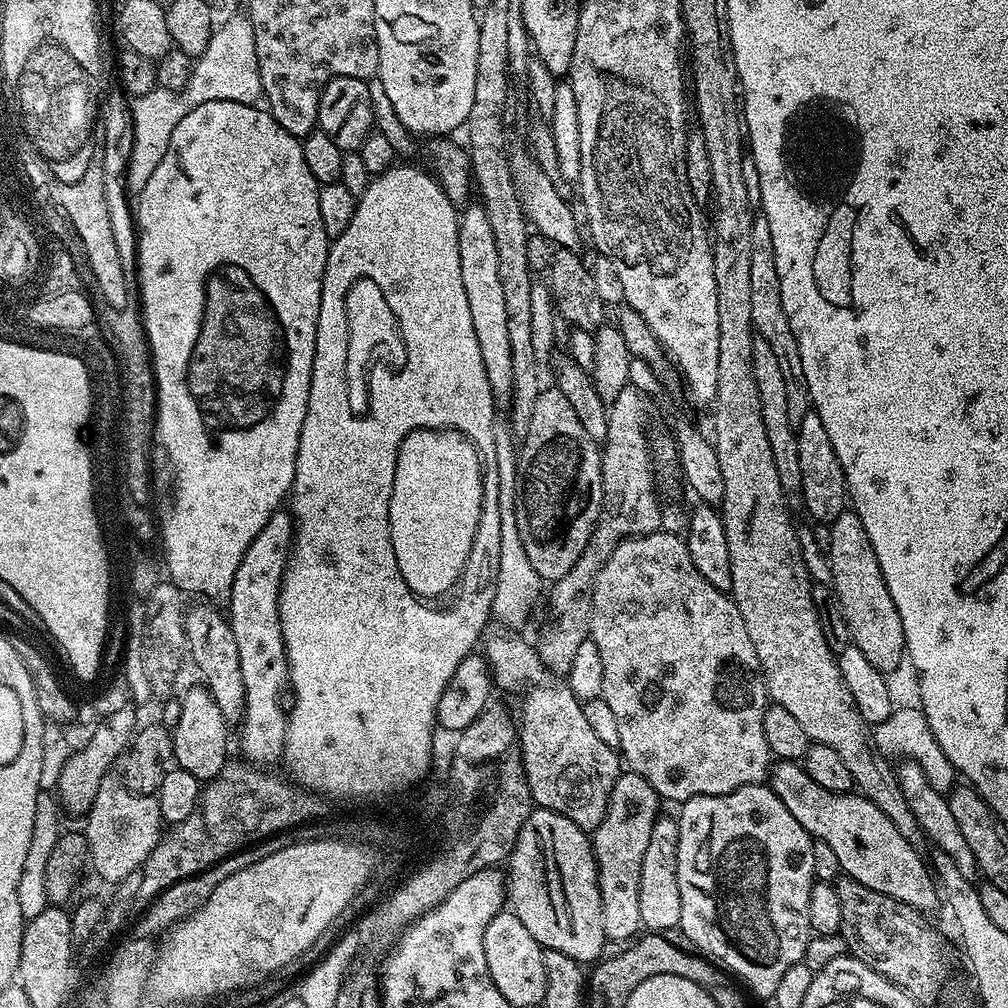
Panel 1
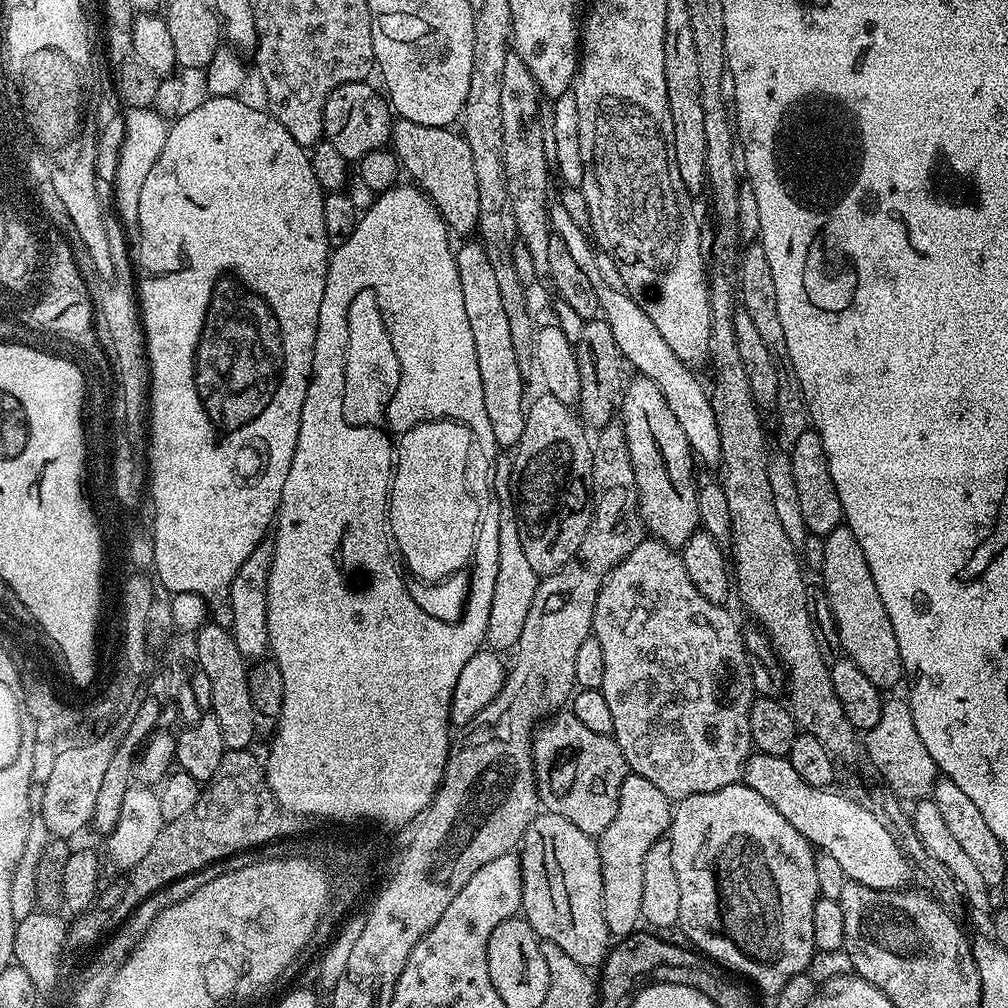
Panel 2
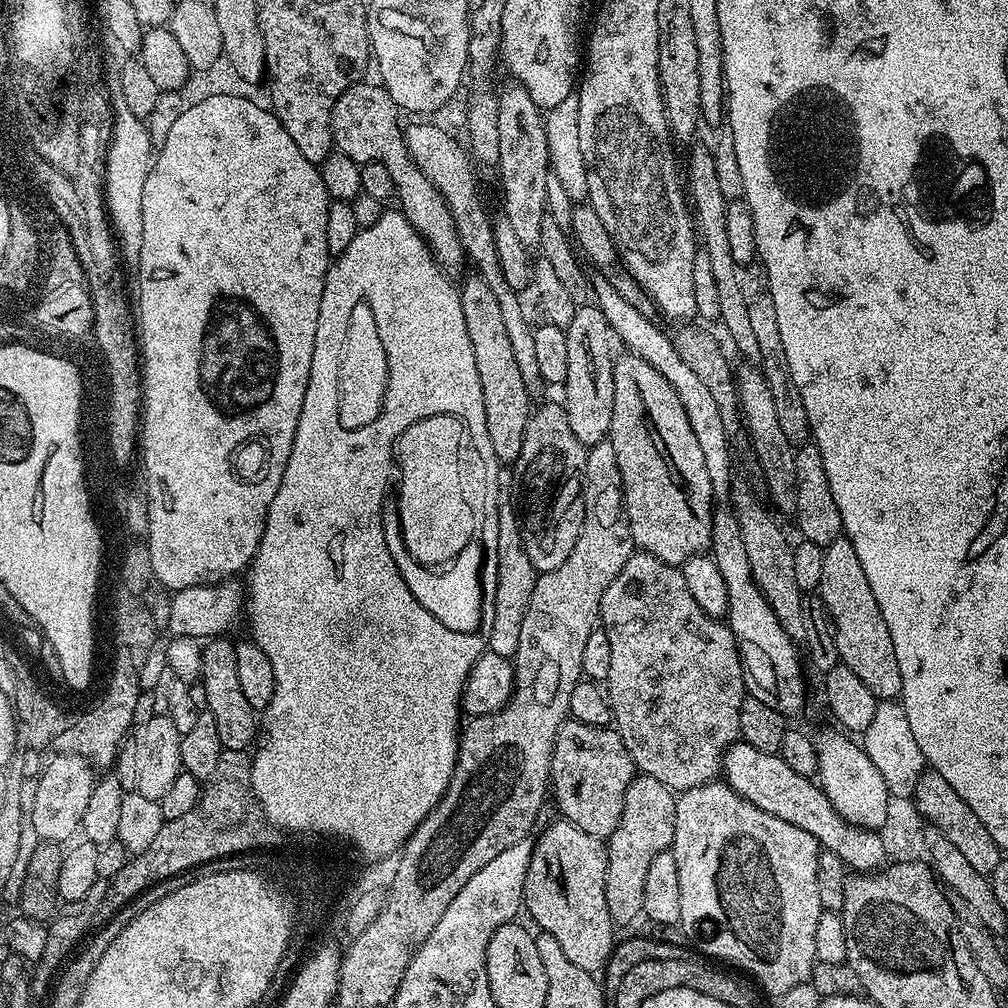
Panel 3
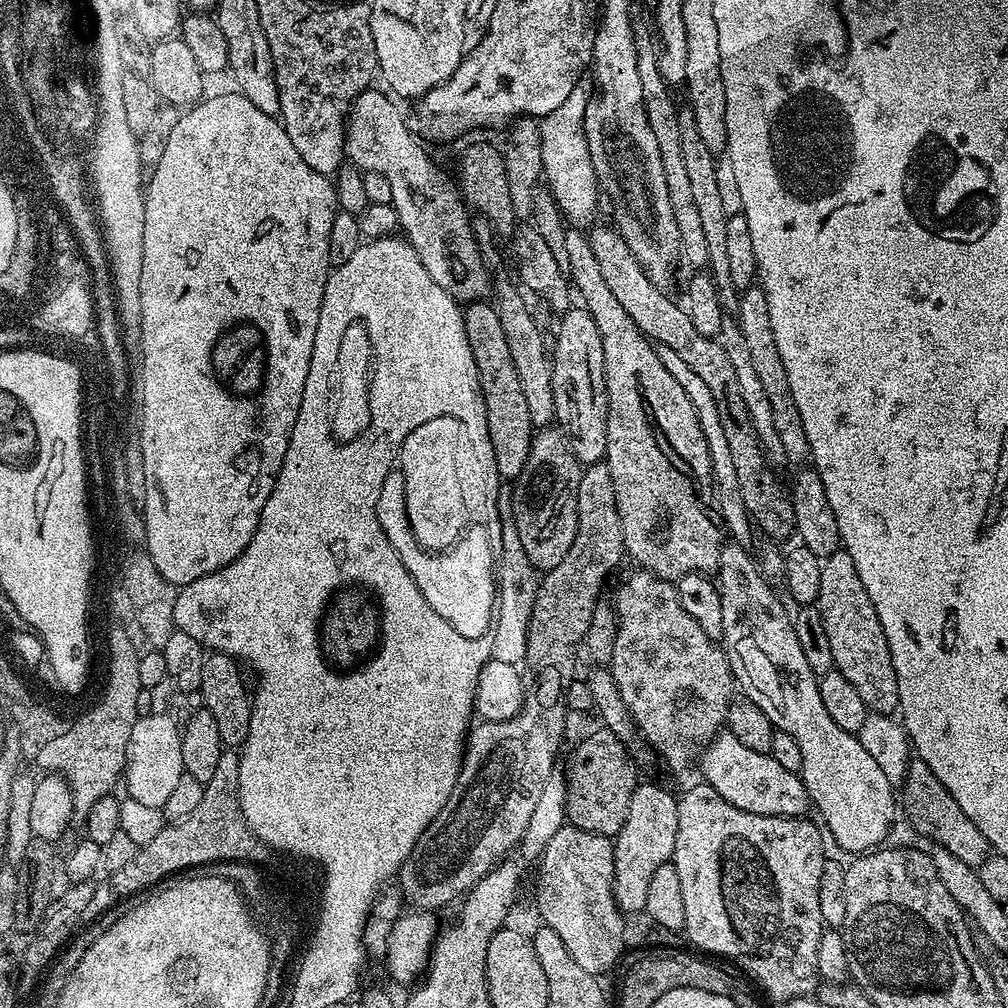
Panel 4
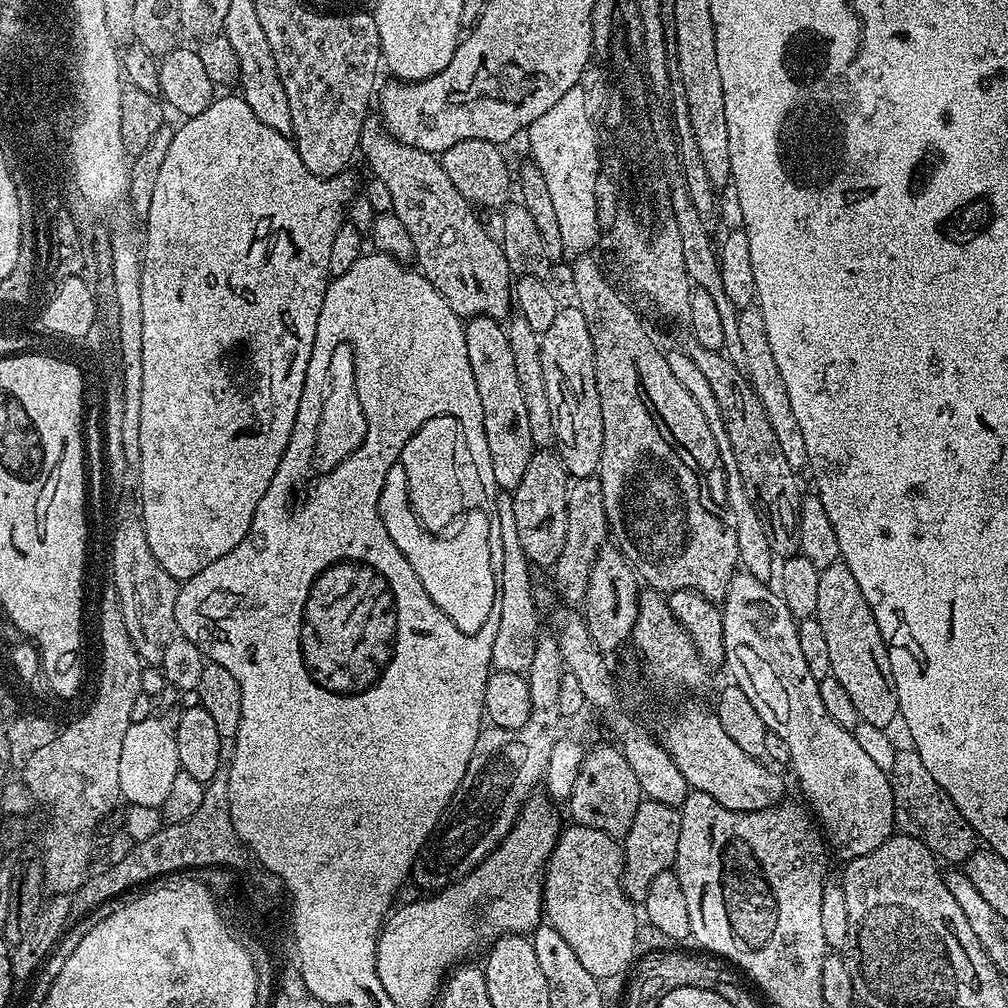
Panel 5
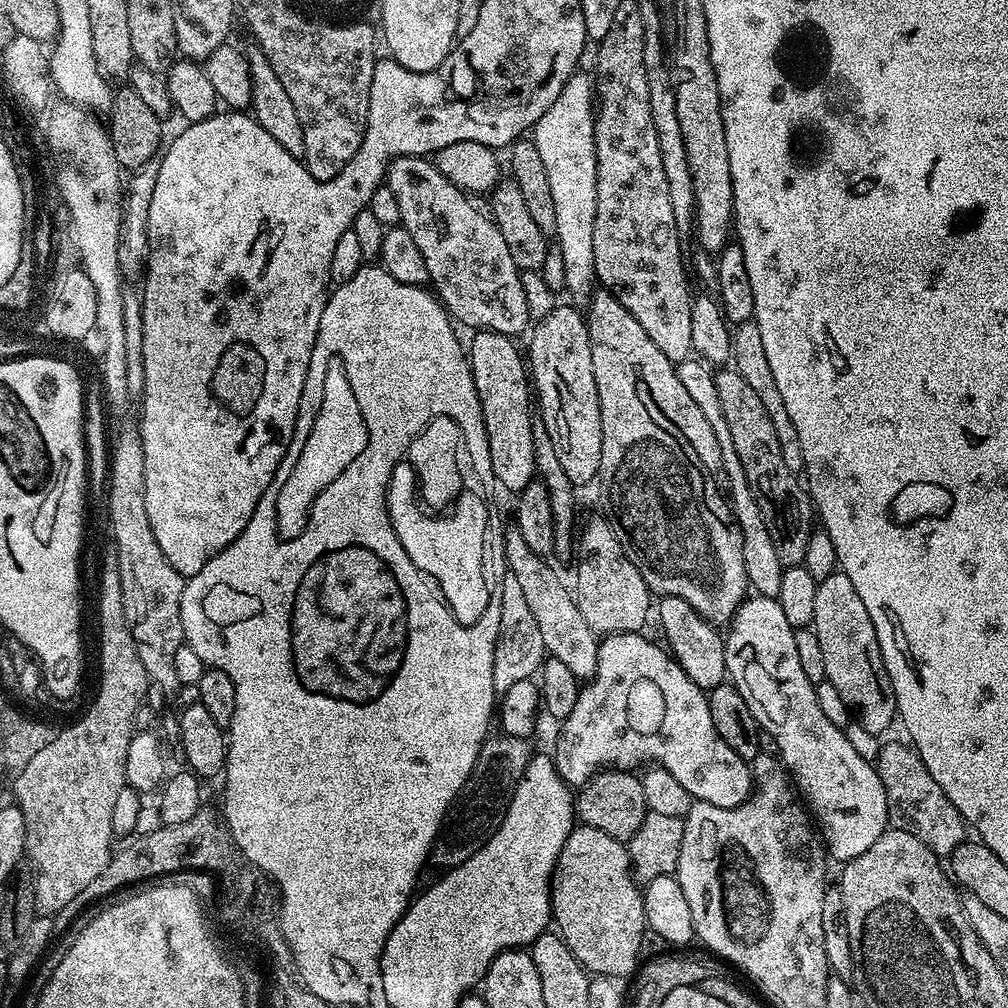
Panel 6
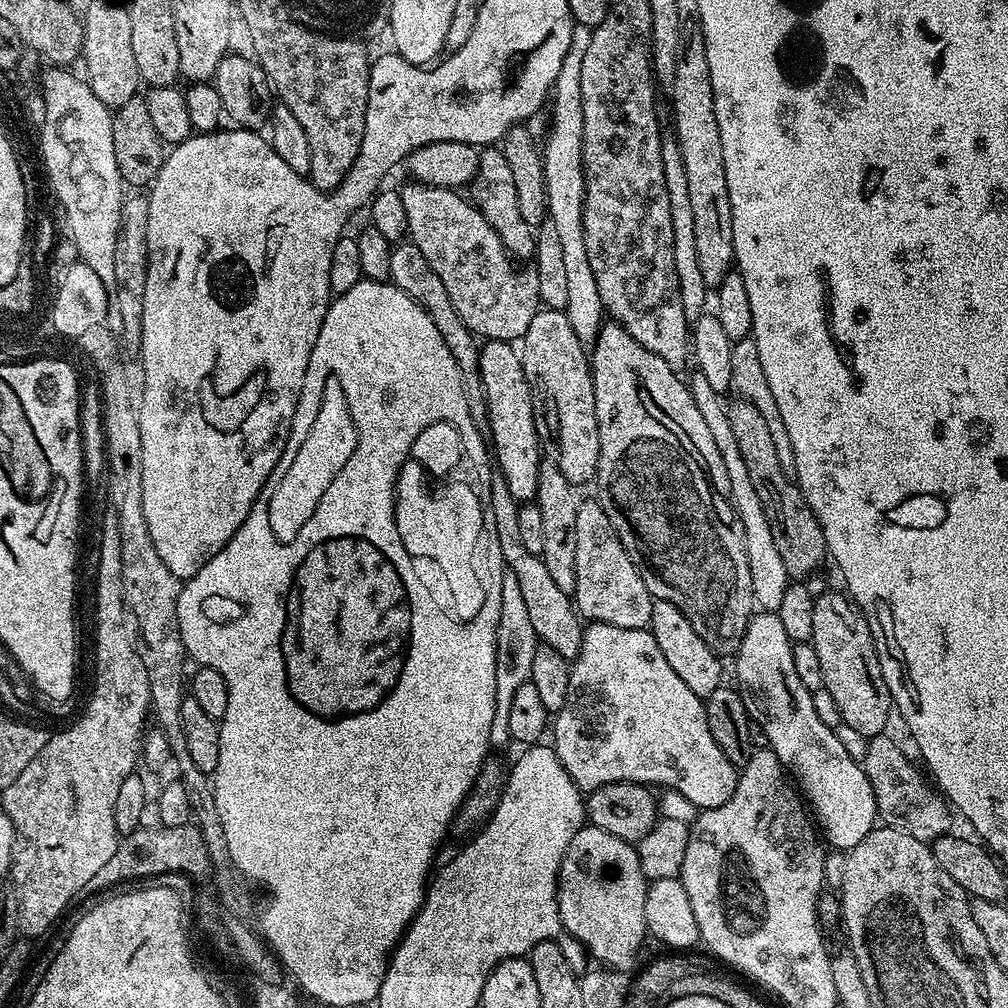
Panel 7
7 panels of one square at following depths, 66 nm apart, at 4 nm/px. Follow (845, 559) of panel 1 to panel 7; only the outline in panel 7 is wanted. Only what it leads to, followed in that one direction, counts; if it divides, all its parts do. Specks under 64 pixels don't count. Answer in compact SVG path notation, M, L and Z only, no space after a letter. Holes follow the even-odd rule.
M824 592L816 596L810 643L818 653L824 688L830 690L838 705L840 723L871 738L883 733L887 719L894 711L892 695L886 686L886 678L882 678L882 662L878 662L878 650L868 619L851 596L840 592Z

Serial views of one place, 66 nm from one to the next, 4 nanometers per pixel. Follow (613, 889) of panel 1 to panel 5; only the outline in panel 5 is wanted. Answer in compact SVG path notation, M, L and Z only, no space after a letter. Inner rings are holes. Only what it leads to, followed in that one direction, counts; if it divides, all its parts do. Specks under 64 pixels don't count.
M641 799L638 810L634 813L634 822L630 830L622 837L624 853L624 872L620 881L624 892L633 904L643 905L646 890L650 890L650 882L658 878L658 874L669 871L676 863L678 854L678 833L682 830L679 808L671 808L662 802Z

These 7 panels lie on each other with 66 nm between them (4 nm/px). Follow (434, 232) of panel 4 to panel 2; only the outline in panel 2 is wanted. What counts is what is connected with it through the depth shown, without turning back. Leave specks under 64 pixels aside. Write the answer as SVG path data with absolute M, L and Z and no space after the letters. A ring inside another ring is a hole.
M363 80L346 82L334 89L330 98L326 98L324 139L350 162L359 161L366 153L385 147L392 138L394 113L389 101L381 93L380 97L370 85Z

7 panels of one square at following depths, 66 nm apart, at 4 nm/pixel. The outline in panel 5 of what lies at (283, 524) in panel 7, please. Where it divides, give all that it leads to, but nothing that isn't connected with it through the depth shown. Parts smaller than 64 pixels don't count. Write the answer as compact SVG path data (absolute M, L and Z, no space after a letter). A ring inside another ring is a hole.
M340 342L328 353L328 390L322 402L322 418L318 422L314 460L321 469L337 468L366 438L366 418L362 402L358 402L358 390L354 378L354 354L352 347Z

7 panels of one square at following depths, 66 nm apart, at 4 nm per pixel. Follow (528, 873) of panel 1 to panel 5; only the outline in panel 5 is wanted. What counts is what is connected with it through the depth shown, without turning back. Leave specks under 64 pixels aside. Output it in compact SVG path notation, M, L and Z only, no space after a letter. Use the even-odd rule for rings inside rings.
M572 824L556 839L542 877L546 922L562 934L585 970L601 982L612 980L625 971L624 976L637 959L634 934L638 908L624 892L620 881L623 872L624 853L617 837Z

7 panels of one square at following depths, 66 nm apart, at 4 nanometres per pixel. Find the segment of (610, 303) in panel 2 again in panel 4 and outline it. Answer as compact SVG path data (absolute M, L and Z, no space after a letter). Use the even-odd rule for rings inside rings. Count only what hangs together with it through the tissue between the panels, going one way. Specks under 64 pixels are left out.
M657 343L655 350L658 358L662 358L662 366L666 366L666 370L670 370L670 375L678 382L678 386L682 386L682 390L686 390L686 398L690 398L690 402L698 414L698 422L702 426L702 434L706 438L706 446L710 450L712 475L719 488L718 496L719 499L720 496L724 499L721 504L720 501L718 504L719 519L722 521L727 535L733 541L745 546L751 545L754 521L748 515L746 506L740 497L738 478L734 478L734 462L730 459L730 446L726 443L726 434L722 431L722 422L718 418L718 406L714 406L714 394L710 394L710 386L706 386L706 382L702 382L702 378L698 378L698 374L694 374L694 370L690 370L690 366L686 366L686 362L682 362L682 357L676 351L670 350L670 346Z

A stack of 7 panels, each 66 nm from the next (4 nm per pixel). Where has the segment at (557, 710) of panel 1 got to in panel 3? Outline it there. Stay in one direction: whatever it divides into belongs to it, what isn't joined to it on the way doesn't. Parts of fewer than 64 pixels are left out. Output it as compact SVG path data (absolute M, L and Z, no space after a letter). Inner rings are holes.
M567 719L558 730L552 761L550 762L550 796L556 799L556 808L563 819L569 820L578 830L586 830L594 838L607 841L622 818L622 805L626 803L626 786L637 775L636 763L626 750L615 727L592 728Z

